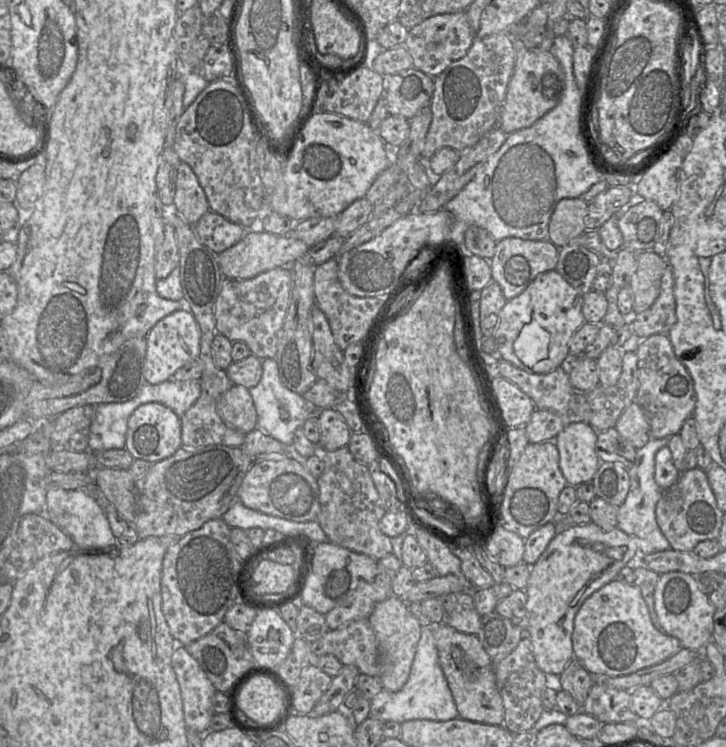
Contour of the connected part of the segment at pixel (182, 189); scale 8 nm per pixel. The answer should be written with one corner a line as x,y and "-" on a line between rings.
181,162
178,167
173,205
190,225
195,225
210,210
206,194
197,176
185,162

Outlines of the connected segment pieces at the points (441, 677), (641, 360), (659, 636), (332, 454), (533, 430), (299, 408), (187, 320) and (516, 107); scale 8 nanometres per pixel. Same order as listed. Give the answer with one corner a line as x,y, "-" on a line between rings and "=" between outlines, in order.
433,624
423,625
409,678
401,690
391,692
382,689
370,700
369,717
381,722
403,723
415,719
448,721
459,717
447,679
439,663
433,634
=
668,334
652,335
641,340
635,352
638,358
638,391
634,402
646,414
651,438
670,438
679,434
685,420
693,417
696,405
691,375
677,359
=
616,579
595,591
579,608
574,619
572,646
574,658
592,676
610,677
660,664
683,648
677,638
654,627
641,590
=
348,447
321,452
324,470
317,484
319,488
320,512
317,522
328,541
379,560
392,553
391,538
379,528
379,522
386,511
373,483
368,467
359,463
=
535,409
524,426
529,443
554,440
564,428
567,418
551,410
=
274,358
263,359
262,369
260,382
249,389
257,412
257,428
286,446
291,446
295,430
303,426
314,413
314,409
302,395
284,386
279,378
278,365
=
177,310
158,321
149,331
146,339
146,384
157,385
168,381
178,369
200,355
201,330
189,310
=
515,40
515,67
497,127
511,134
532,126
560,102
564,84
564,71
550,51
534,52
527,49
520,40

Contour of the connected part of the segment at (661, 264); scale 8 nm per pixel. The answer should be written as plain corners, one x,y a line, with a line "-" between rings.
653,251
637,253
636,271
630,282
634,295
633,314
641,313
654,304
667,266
666,257
661,257

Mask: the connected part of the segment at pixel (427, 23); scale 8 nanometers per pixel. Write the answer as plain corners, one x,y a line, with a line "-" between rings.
466,11
445,13
427,18
409,30
405,46
409,50
413,67
431,77
437,77
453,62
468,53
475,40

